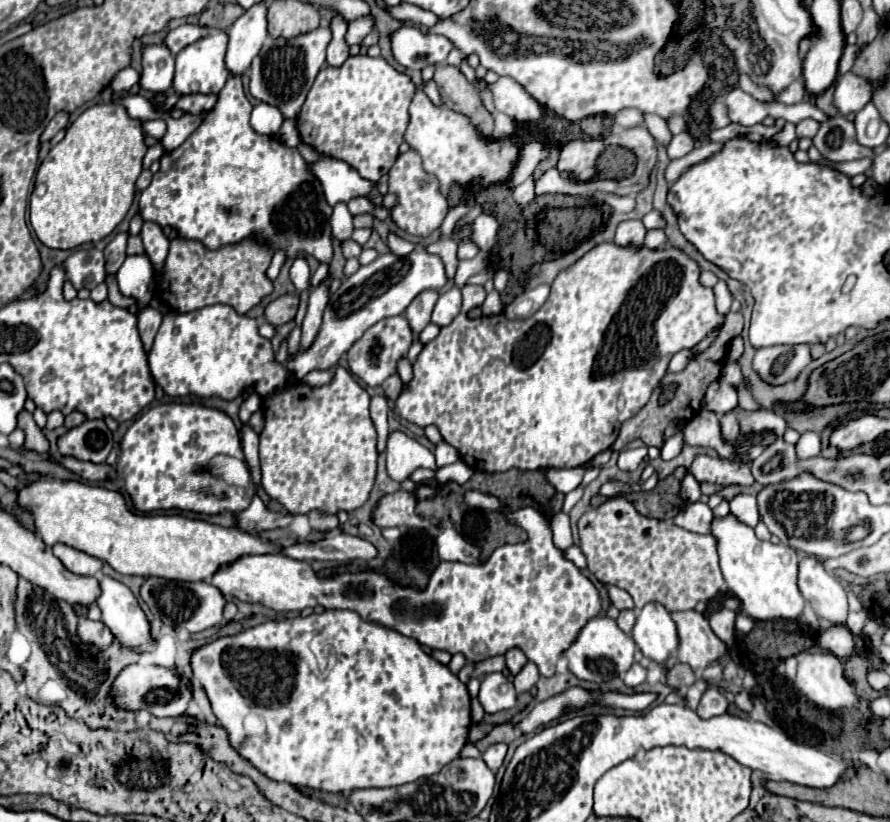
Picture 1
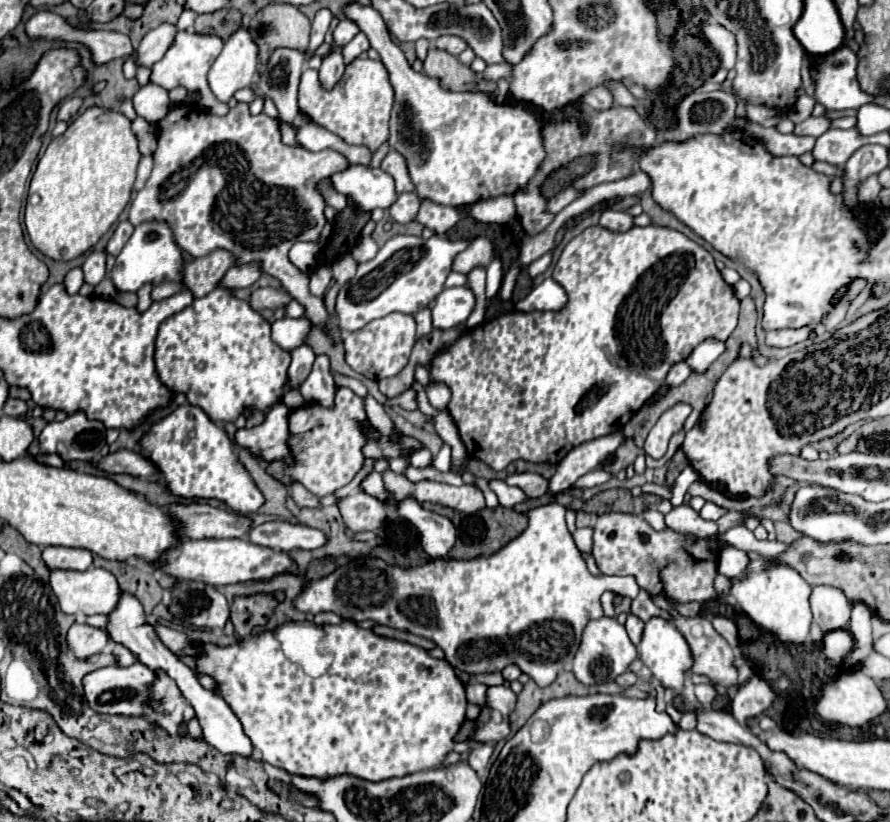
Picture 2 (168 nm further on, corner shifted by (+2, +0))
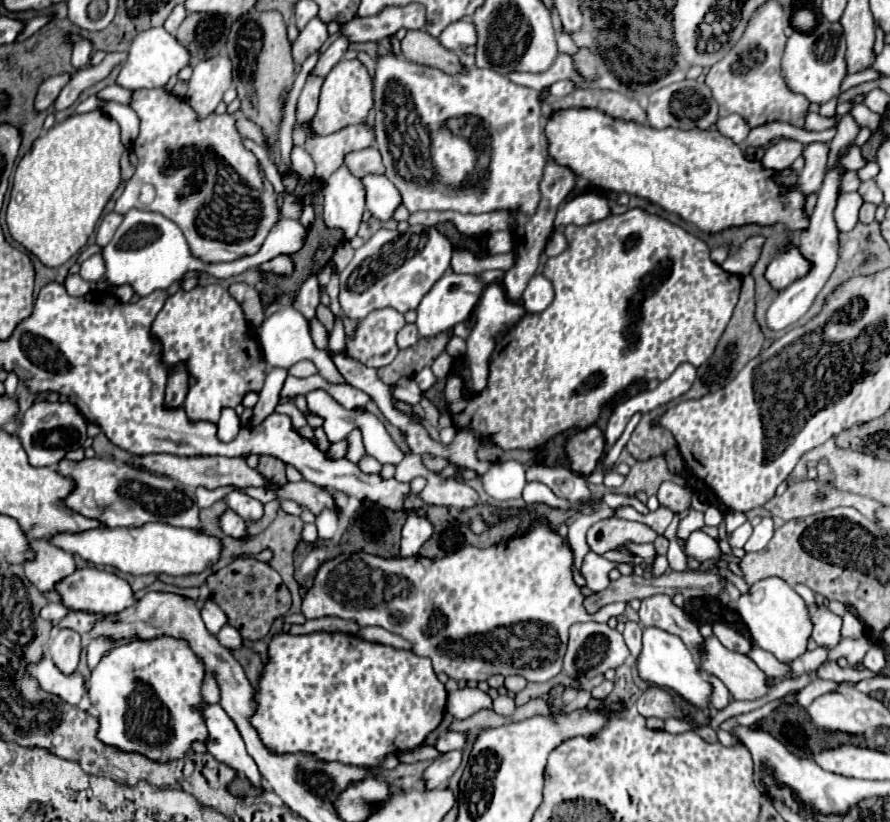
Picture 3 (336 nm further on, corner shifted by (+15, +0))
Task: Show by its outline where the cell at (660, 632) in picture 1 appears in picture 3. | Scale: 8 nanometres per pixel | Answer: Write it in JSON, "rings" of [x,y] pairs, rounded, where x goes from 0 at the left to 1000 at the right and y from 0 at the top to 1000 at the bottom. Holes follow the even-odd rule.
{"rings":[[[725,764],[722,766],[722,791],[716,803],[716,813],[722,827],[727,827],[734,835],[743,835],[743,837],[752,837],[761,842],[770,854],[779,856],[781,861],[792,864],[799,859],[801,835],[797,832],[792,820],[785,815],[785,808],[779,800],[776,791],[758,771],[752,771],[738,764]]]}

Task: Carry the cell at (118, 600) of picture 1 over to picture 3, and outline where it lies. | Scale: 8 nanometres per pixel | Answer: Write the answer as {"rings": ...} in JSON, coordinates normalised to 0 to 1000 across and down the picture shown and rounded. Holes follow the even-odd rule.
{"rings":[[[233,856],[228,871],[235,888],[235,903],[233,903],[235,917],[239,917],[246,927],[260,932],[264,939],[275,942],[284,956],[293,959],[296,956],[293,939],[289,937],[284,922],[280,922],[275,903],[264,878],[253,869],[253,864],[246,856]]]}

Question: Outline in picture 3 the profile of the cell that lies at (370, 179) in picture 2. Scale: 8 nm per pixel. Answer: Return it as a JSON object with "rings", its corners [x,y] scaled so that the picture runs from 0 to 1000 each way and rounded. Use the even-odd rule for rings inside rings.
{"rings":[[[410,214],[408,224],[412,226],[412,255],[424,268],[439,268],[442,258],[451,251],[451,236],[433,214]]]}

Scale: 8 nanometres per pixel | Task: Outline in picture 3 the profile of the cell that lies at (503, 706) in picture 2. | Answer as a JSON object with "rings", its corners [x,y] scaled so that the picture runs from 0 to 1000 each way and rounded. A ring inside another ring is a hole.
{"rings":[[[563,844],[563,847],[558,847],[558,849],[554,852],[554,864],[556,864],[558,869],[572,873],[572,871],[576,871],[576,866],[579,866],[579,852],[572,849],[572,847],[567,847],[567,844]]]}

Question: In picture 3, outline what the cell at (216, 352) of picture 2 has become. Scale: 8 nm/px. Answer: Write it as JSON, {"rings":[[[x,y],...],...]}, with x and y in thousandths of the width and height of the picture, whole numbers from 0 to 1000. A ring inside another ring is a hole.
{"rings":[[[246,345],[219,348],[217,353],[201,353],[199,358],[190,360],[183,377],[174,387],[172,409],[183,416],[183,438],[188,440],[188,445],[192,448],[199,440],[206,440],[206,443],[210,443],[210,450],[219,460],[219,467],[215,470],[212,482],[208,484],[208,491],[206,491],[210,509],[215,513],[226,513],[226,511],[244,513],[248,496],[253,496],[253,494],[264,496],[280,474],[291,477],[296,472],[300,443],[296,438],[291,418],[289,418],[287,409],[282,406],[280,394],[273,387],[271,372],[264,367],[264,363],[260,363],[255,350],[251,350]]]}

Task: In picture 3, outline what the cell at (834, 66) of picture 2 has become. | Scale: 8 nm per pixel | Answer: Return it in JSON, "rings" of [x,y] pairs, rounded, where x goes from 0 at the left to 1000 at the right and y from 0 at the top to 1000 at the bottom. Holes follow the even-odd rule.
{"rings":[[[920,22],[918,32],[911,39],[893,36],[882,56],[880,75],[878,75],[880,97],[887,109],[907,117],[909,124],[927,127],[934,119],[943,117],[943,105],[952,92],[949,75],[949,44],[943,27],[927,27]]]}

